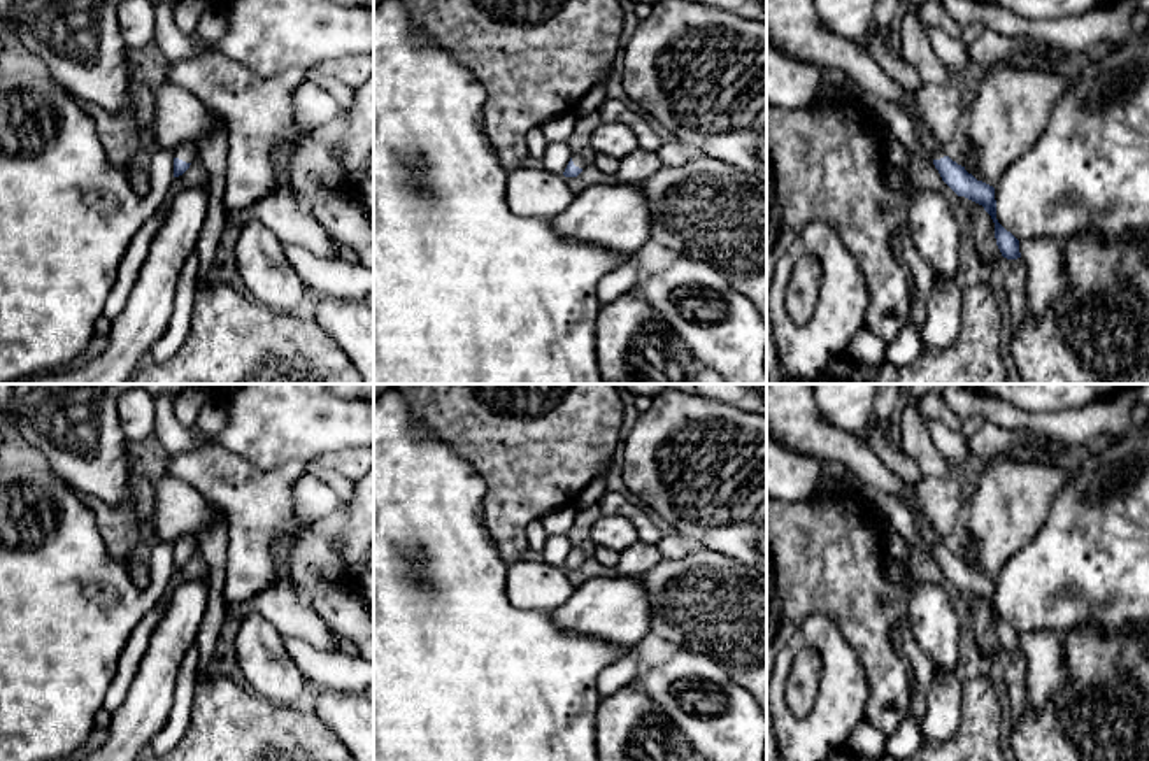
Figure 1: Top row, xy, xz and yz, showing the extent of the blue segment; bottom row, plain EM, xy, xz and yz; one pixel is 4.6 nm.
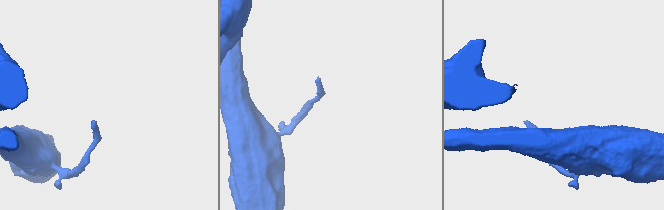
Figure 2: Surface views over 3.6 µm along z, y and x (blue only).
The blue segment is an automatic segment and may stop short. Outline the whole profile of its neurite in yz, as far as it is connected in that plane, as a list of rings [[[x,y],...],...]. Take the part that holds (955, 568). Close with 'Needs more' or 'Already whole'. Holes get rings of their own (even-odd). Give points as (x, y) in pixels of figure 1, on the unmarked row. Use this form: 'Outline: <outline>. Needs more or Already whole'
Outline: [[[767,384],[767,430],[772,438],[779,438],[796,454],[842,463],[870,486],[903,496],[942,573],[958,589],[982,598],[991,608],[996,638],[1003,651],[1021,651],[1019,633],[996,612],[995,580],[977,573],[944,545],[944,538],[910,505],[912,491],[909,484],[881,461],[863,437],[833,428],[819,417],[810,384]]]. Needs more

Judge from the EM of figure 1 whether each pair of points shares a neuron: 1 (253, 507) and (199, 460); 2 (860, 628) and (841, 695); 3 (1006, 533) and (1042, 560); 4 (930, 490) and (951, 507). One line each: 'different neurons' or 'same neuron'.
1: same neuron
2: different neurons
3: different neurons
4: same neuron

